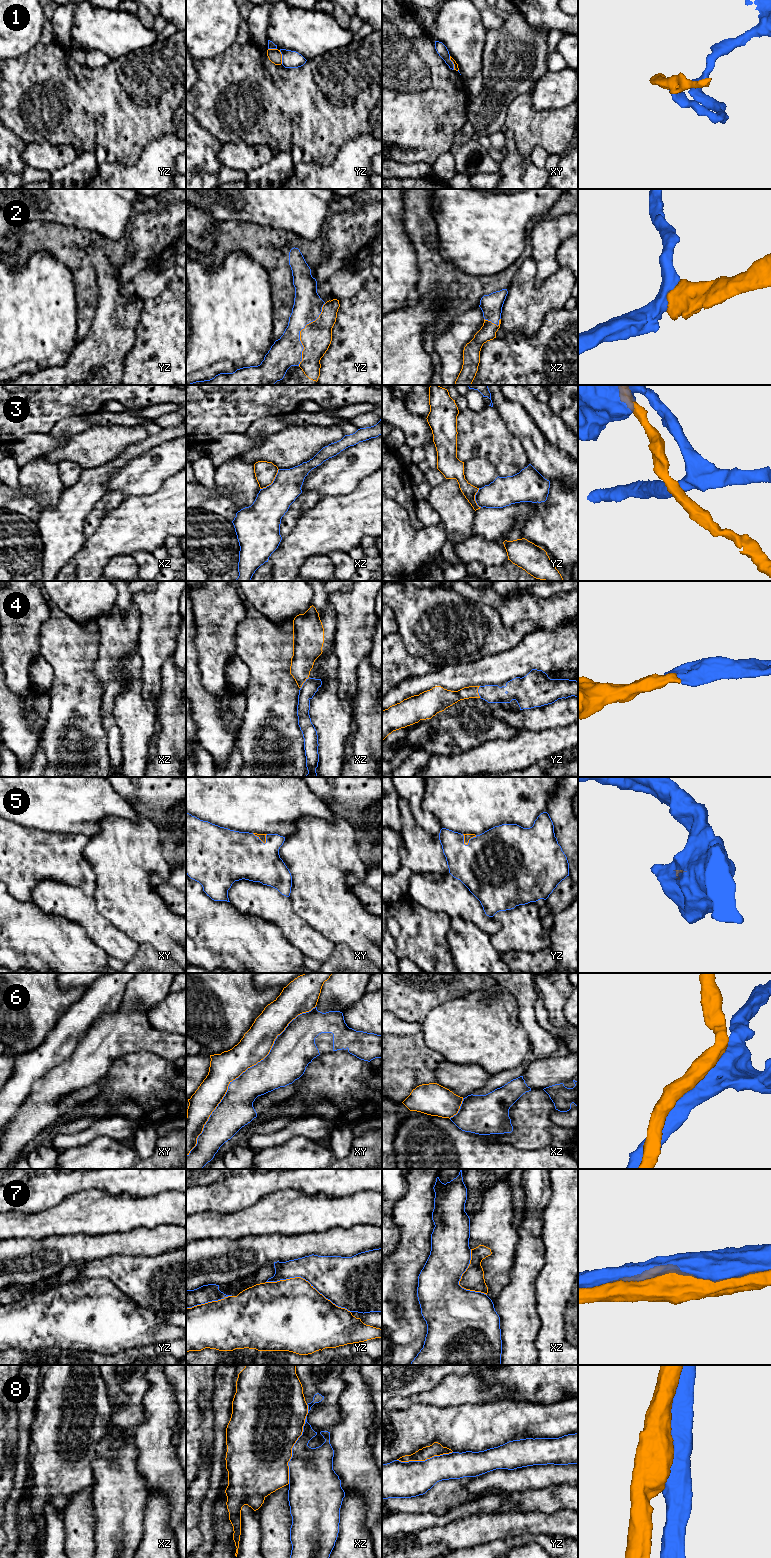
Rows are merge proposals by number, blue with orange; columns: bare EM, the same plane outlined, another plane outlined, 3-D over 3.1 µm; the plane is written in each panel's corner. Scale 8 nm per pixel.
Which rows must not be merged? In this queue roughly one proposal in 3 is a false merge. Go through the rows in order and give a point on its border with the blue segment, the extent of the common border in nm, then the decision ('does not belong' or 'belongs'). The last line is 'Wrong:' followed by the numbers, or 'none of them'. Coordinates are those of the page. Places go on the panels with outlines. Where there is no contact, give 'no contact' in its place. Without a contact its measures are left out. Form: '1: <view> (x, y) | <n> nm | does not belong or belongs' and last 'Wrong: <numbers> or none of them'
1: yz (282, 57) | 110 nm | does not belong
2: yz (299, 333) | 550 nm | belongs
3: xz (273, 482) | 220 nm | does not belong
4: xz (303, 683) | 120 nm | belongs
5: yz (469, 840) | 130 nm | belongs
6: xy (242, 1073) | 1600 nm | does not belong
7: yz (308, 1281) | 700 nm | does not belong
8: xz (294, 1444) | 650 nm | does not belong
Wrong: 1, 3, 6, 7, 8

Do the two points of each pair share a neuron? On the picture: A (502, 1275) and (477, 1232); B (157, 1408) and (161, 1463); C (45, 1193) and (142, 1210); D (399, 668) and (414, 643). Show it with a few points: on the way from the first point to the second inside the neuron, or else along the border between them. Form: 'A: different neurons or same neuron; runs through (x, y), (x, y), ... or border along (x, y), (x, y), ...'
A: same neuron; runs through (500, 1263), (500, 1251), (489, 1240)
B: same neuron; runs through (157, 1422), (157, 1449)
C: different neurons; border along (88, 1189), (74, 1192), (46, 1209)
D: different neurons; border along (397, 633), (410, 653), (429, 663)

